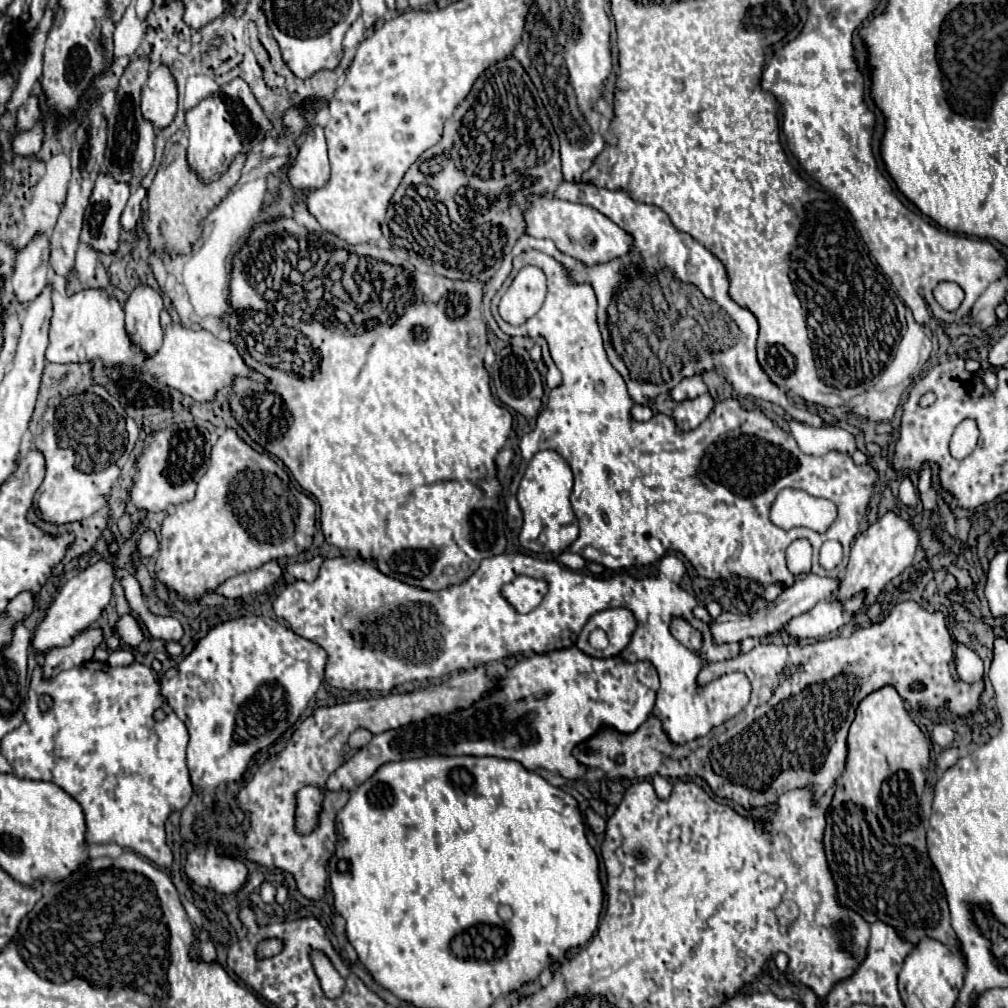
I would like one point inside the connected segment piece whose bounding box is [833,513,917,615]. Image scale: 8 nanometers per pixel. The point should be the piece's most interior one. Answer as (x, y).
(886, 549)

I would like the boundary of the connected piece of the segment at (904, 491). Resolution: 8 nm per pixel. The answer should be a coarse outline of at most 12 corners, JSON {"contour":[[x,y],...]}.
{"contour":[[903,477],[899,499],[907,507],[917,507],[917,497],[909,477]]}

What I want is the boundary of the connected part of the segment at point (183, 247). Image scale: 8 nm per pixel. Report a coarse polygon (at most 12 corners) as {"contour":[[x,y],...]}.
{"contour":[[175,143],[147,191],[155,251],[189,253],[201,223],[239,181],[239,153],[203,183]]}

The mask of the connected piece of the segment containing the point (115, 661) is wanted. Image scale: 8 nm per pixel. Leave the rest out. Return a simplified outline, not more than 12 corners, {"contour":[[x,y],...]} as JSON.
{"contour":[[118,648],[110,652],[110,667],[127,666],[135,661],[131,650]]}

